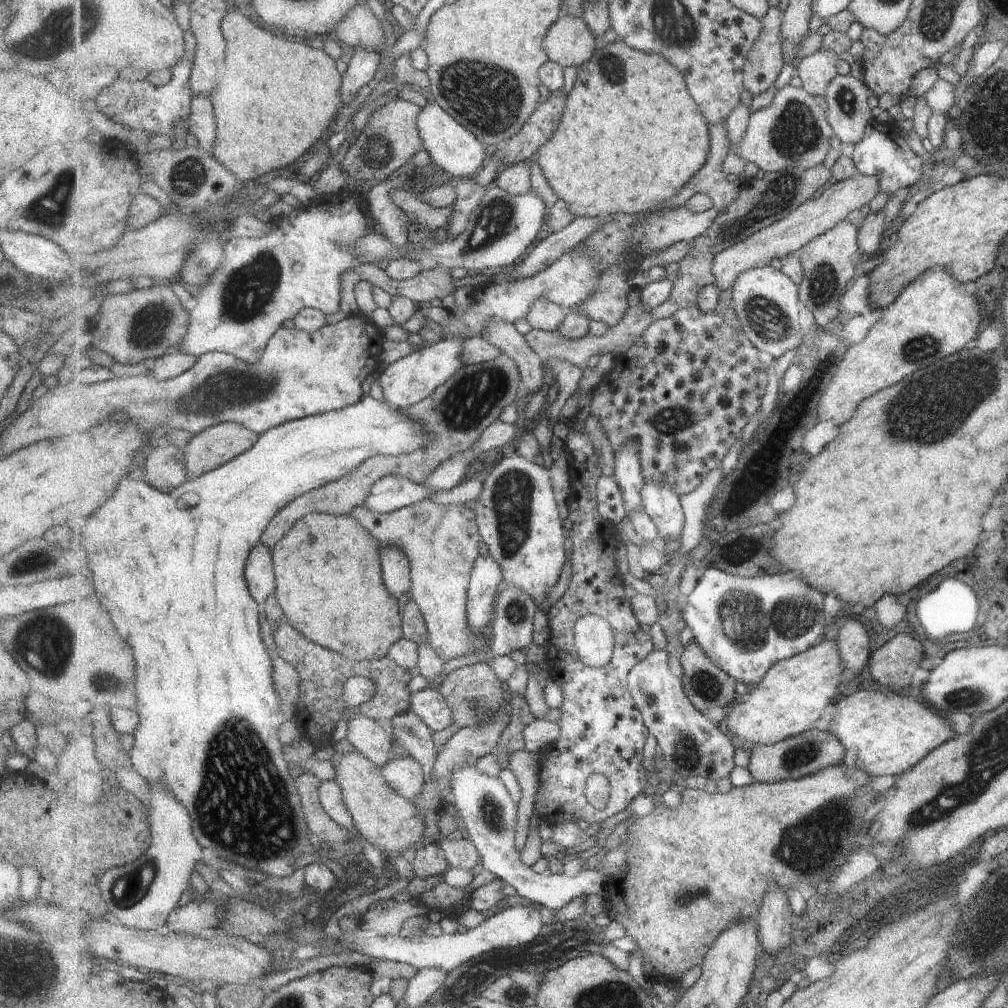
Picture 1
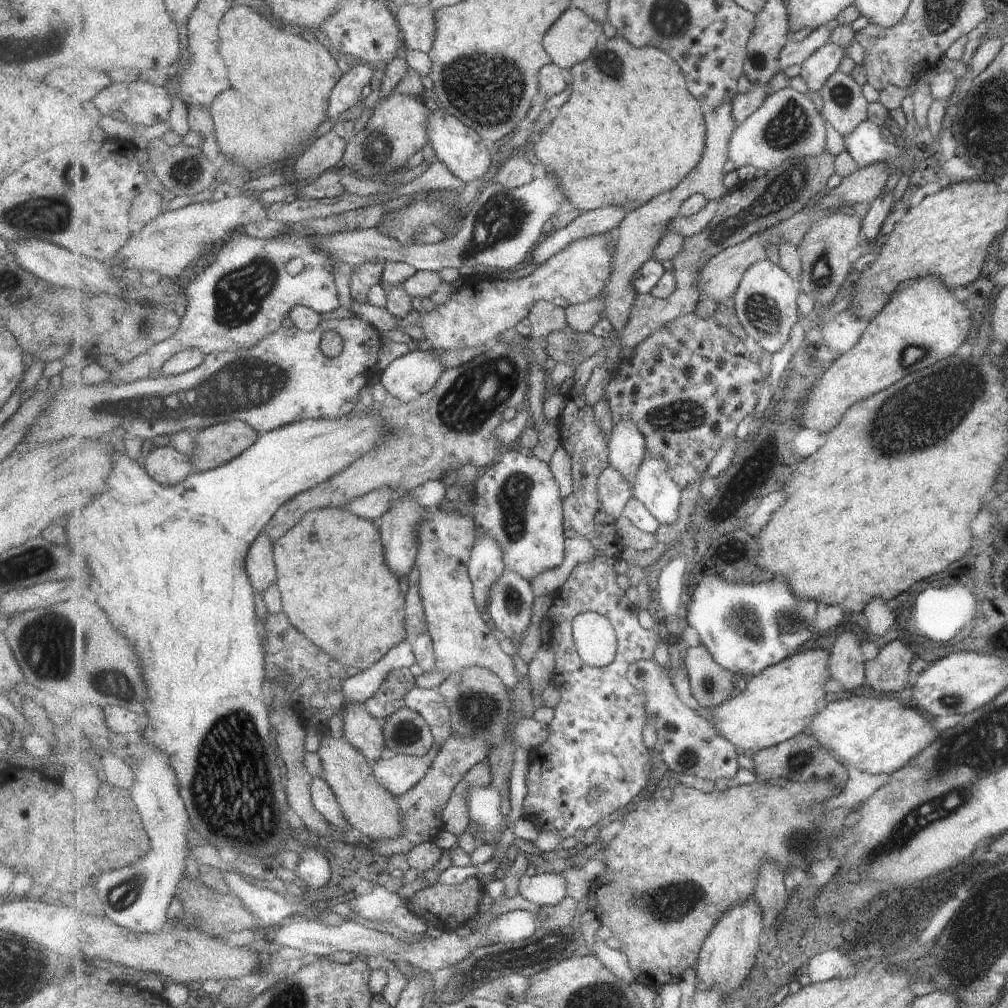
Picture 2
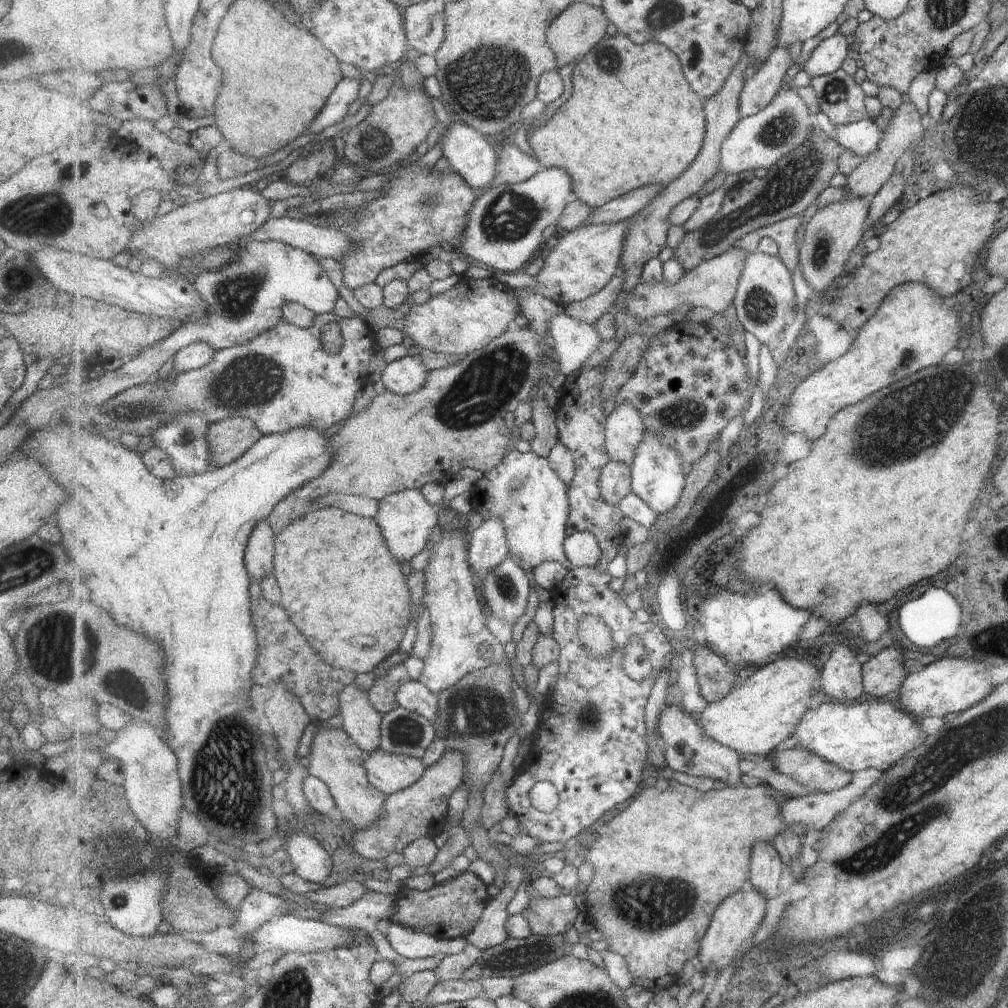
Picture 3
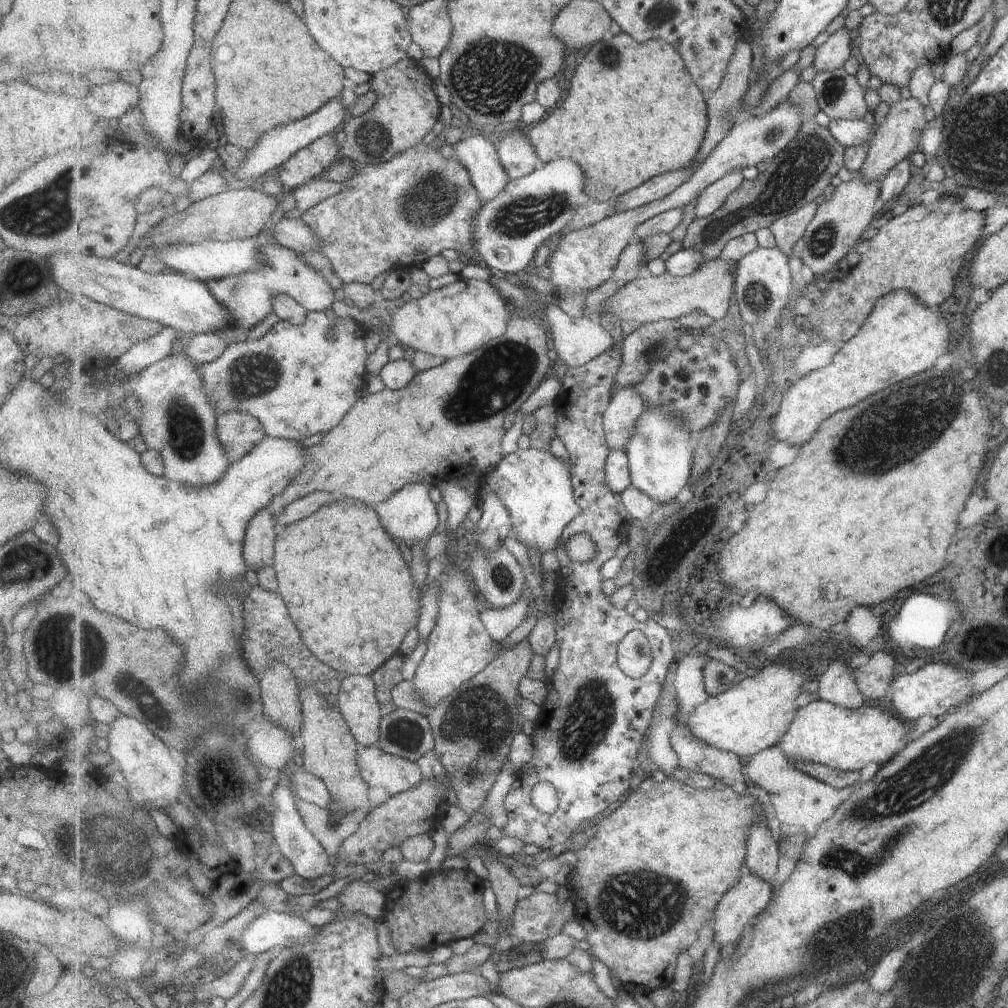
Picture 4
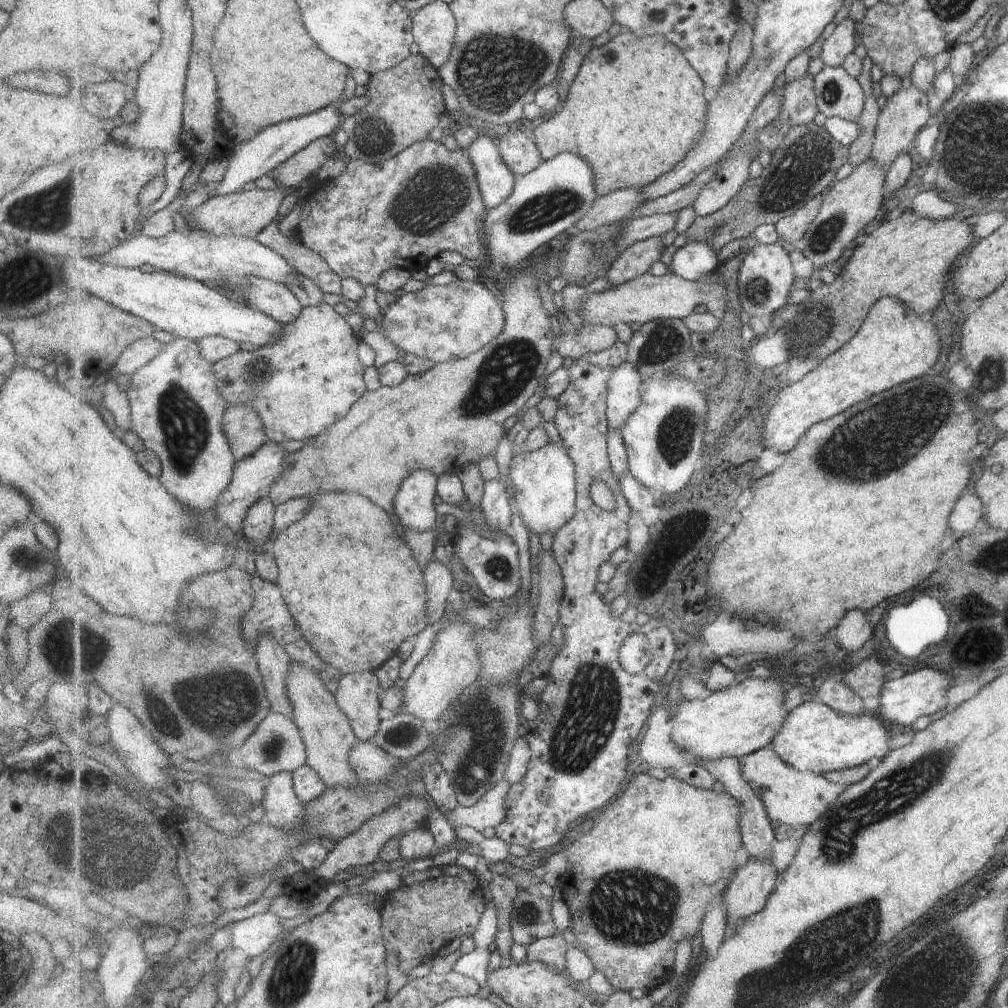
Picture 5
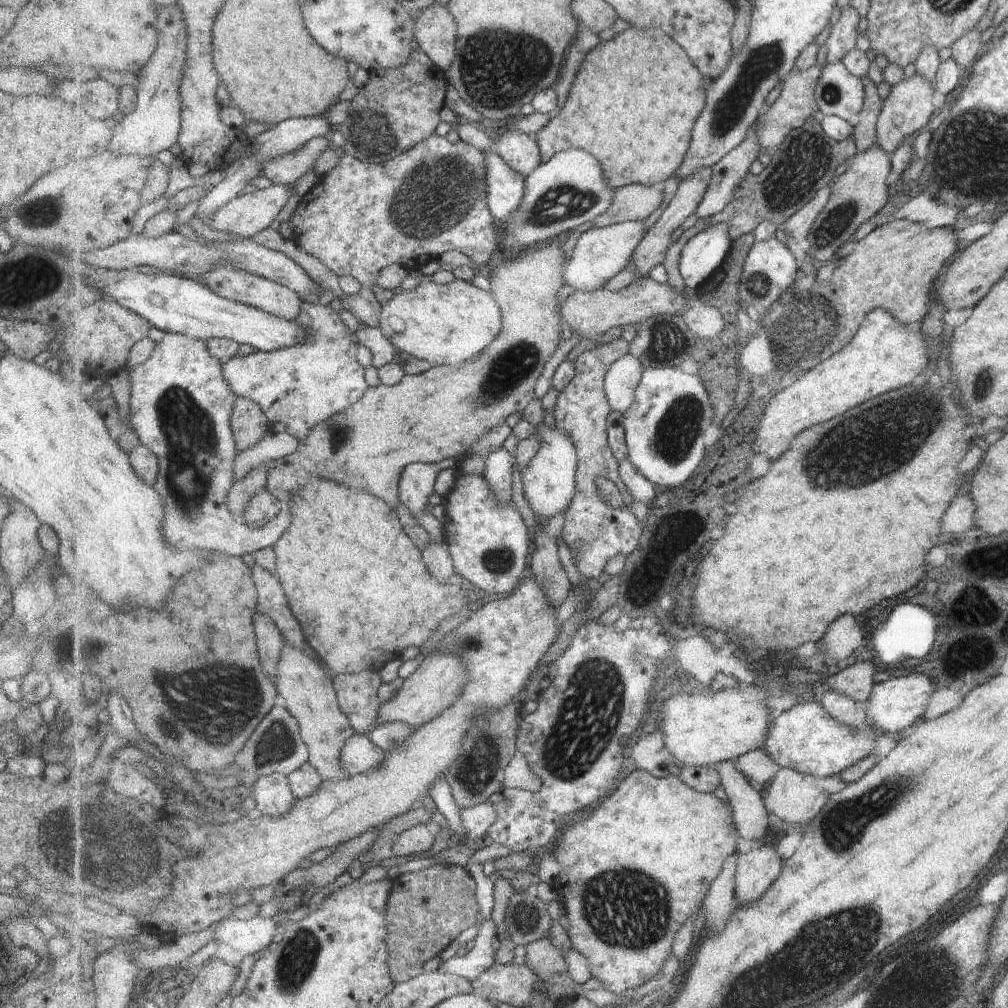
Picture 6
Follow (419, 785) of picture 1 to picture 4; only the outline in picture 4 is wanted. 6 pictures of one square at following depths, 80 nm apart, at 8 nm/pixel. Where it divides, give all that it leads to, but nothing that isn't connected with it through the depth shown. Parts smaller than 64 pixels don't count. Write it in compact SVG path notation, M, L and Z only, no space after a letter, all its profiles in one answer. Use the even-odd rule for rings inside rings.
M379 744L370 747L361 746L358 753L358 765L367 784L384 788L392 795L416 787L416 784L424 779L423 771L415 761L385 752Z

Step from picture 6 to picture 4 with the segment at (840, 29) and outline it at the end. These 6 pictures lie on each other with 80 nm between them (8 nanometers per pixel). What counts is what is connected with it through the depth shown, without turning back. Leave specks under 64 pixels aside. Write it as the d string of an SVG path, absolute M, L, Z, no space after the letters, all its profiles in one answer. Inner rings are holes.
M845 26L819 45L813 61L817 74L843 69L851 57L851 41L851 32Z

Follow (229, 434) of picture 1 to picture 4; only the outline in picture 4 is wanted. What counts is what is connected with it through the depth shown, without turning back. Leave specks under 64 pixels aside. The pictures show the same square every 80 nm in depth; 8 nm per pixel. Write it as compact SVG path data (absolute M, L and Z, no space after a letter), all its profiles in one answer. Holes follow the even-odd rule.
M234 412L218 416L217 434L231 463L241 460L268 436L260 420Z

